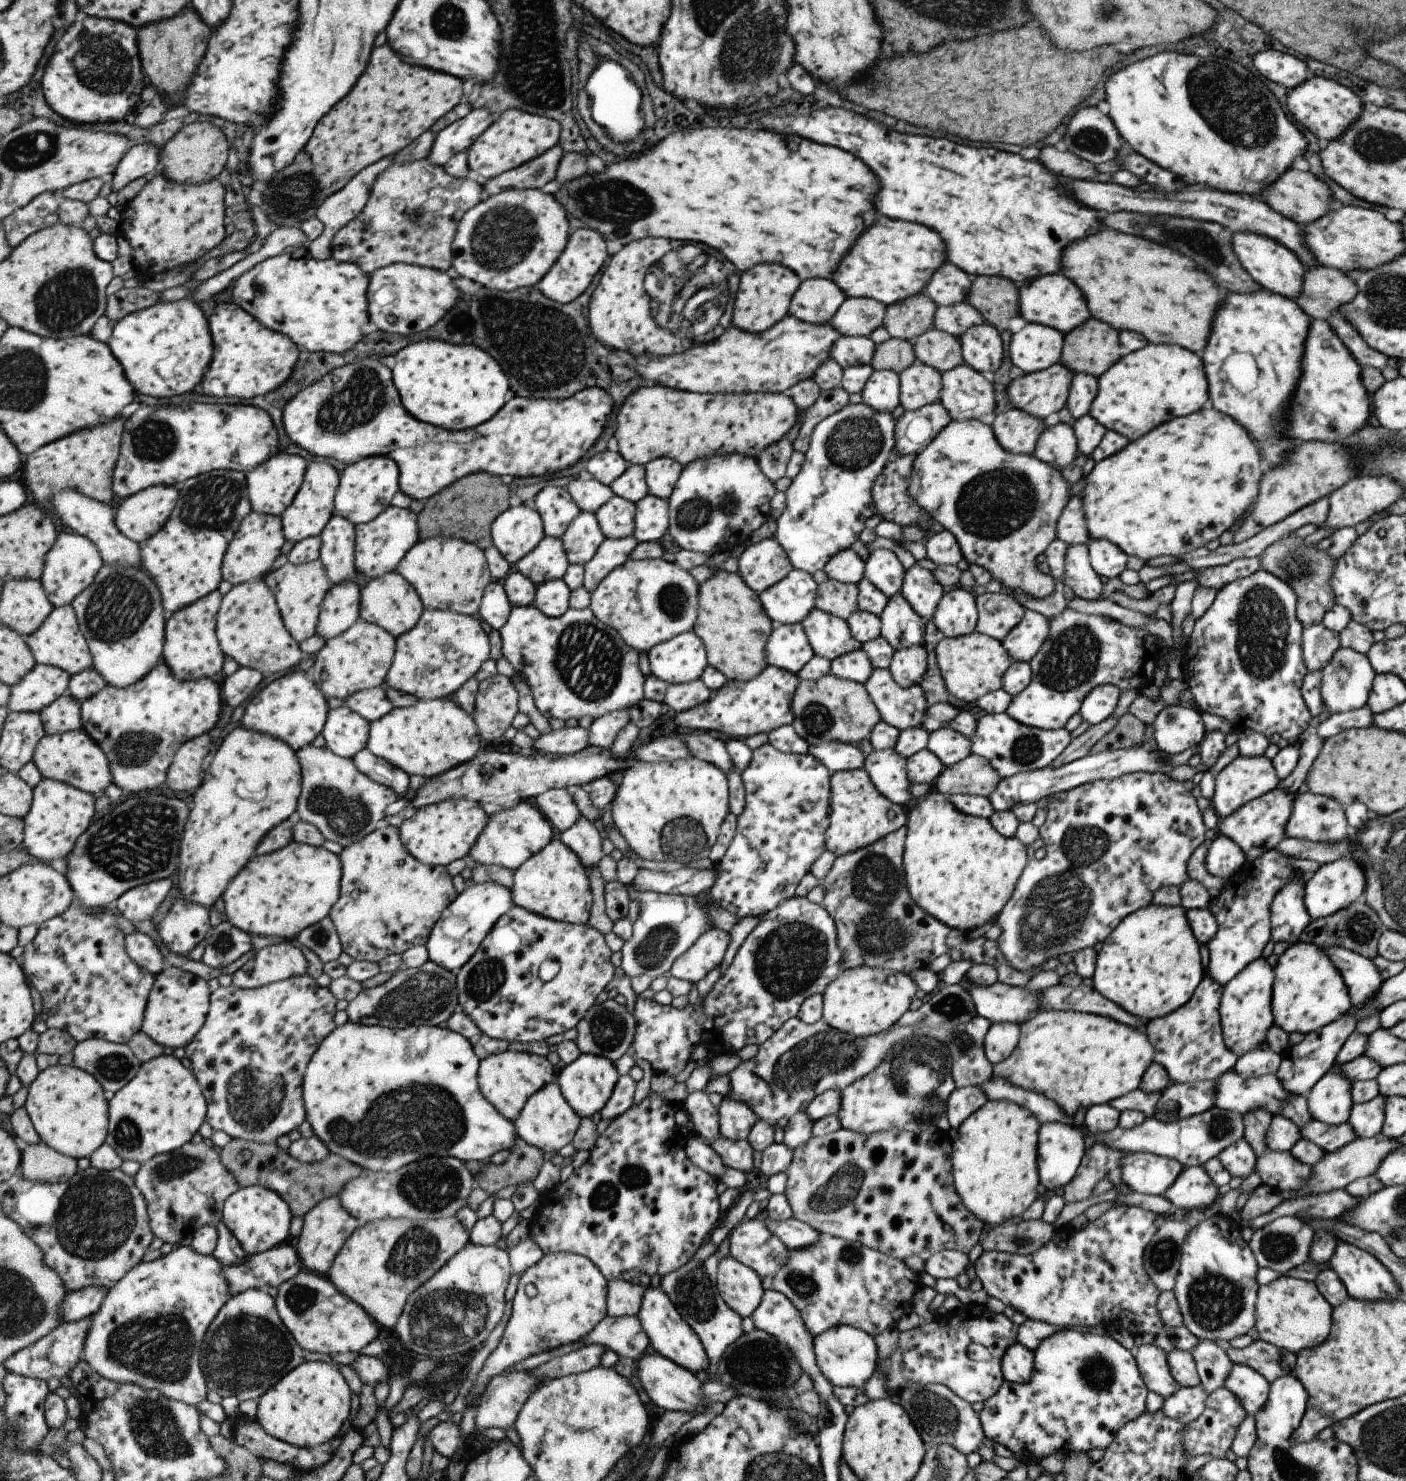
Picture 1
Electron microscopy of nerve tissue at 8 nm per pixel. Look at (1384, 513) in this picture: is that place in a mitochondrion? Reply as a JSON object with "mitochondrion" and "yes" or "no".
{"mitochondrion":"no"}

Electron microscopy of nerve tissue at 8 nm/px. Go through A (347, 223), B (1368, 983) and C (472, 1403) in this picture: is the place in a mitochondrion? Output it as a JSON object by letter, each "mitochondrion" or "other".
{"A":"other","B":"other","C":"other"}

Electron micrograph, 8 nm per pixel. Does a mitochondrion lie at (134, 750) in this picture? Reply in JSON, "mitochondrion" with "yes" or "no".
{"mitochondrion":"yes"}

